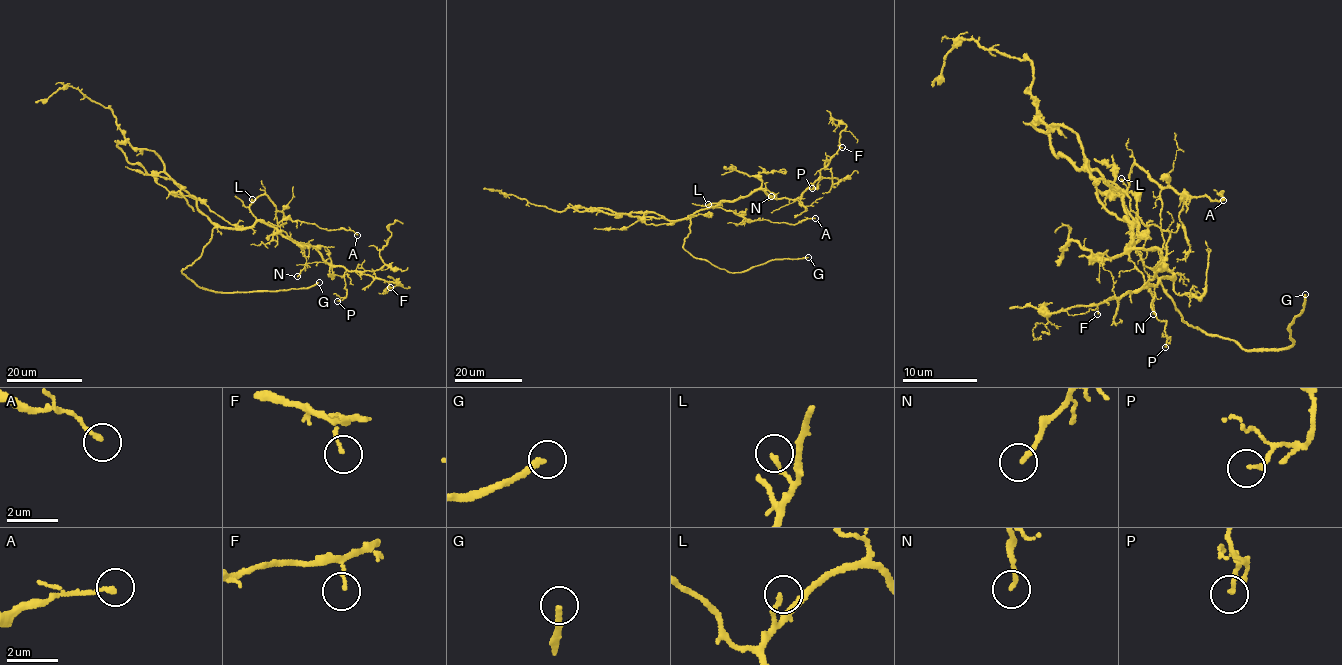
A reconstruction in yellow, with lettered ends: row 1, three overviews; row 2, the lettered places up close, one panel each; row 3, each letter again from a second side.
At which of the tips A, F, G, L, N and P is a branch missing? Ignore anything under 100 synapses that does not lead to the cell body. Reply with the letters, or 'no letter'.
G

